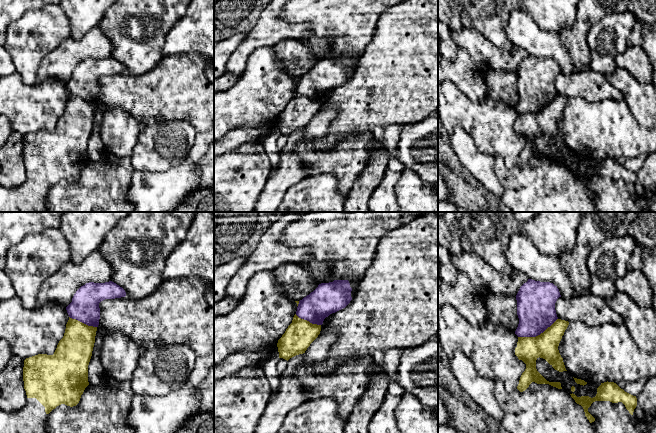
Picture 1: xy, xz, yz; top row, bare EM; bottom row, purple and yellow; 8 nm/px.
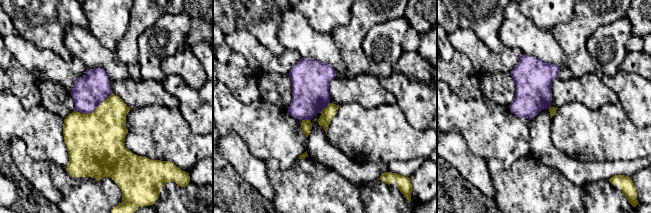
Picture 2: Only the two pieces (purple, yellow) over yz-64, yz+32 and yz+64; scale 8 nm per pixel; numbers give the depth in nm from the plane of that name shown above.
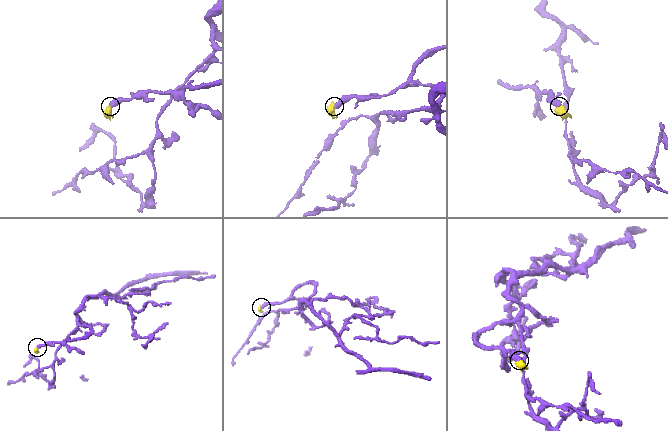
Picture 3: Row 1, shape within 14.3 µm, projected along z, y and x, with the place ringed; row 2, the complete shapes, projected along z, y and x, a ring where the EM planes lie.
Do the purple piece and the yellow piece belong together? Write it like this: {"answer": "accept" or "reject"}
{"answer": "reject"}

